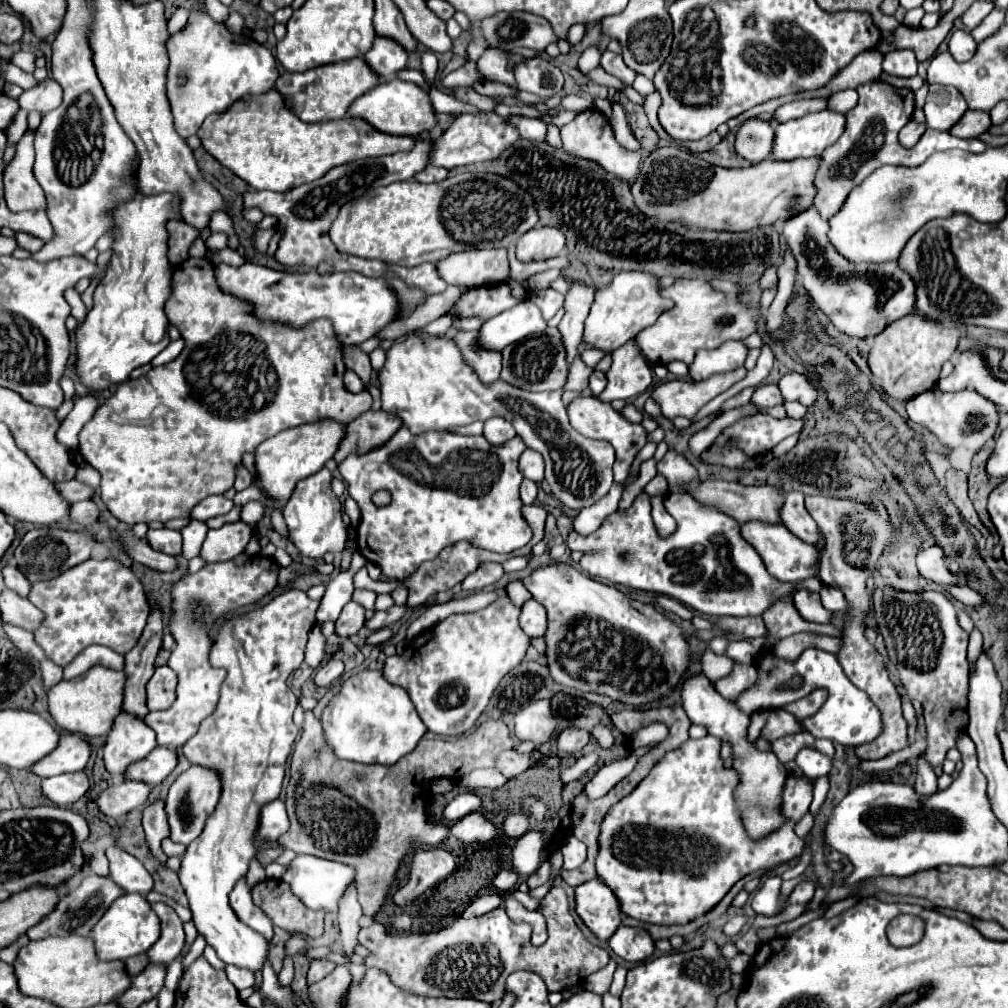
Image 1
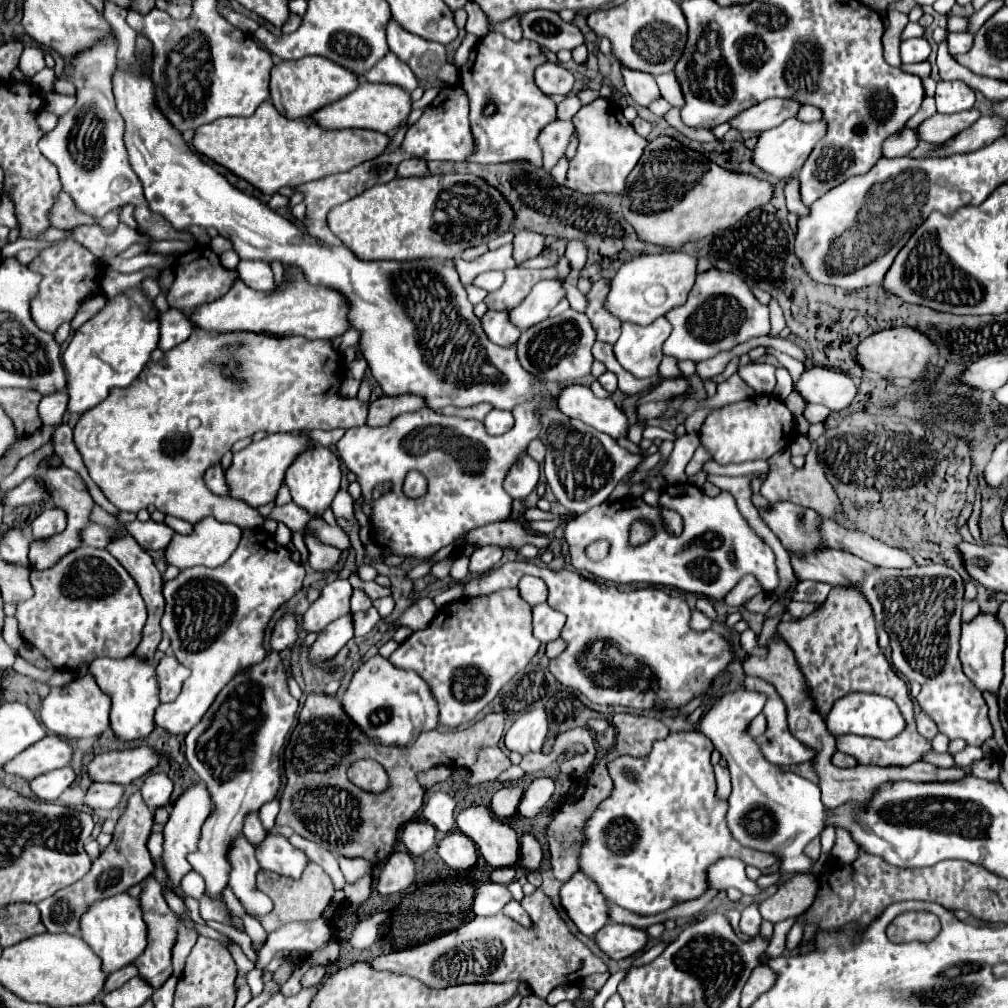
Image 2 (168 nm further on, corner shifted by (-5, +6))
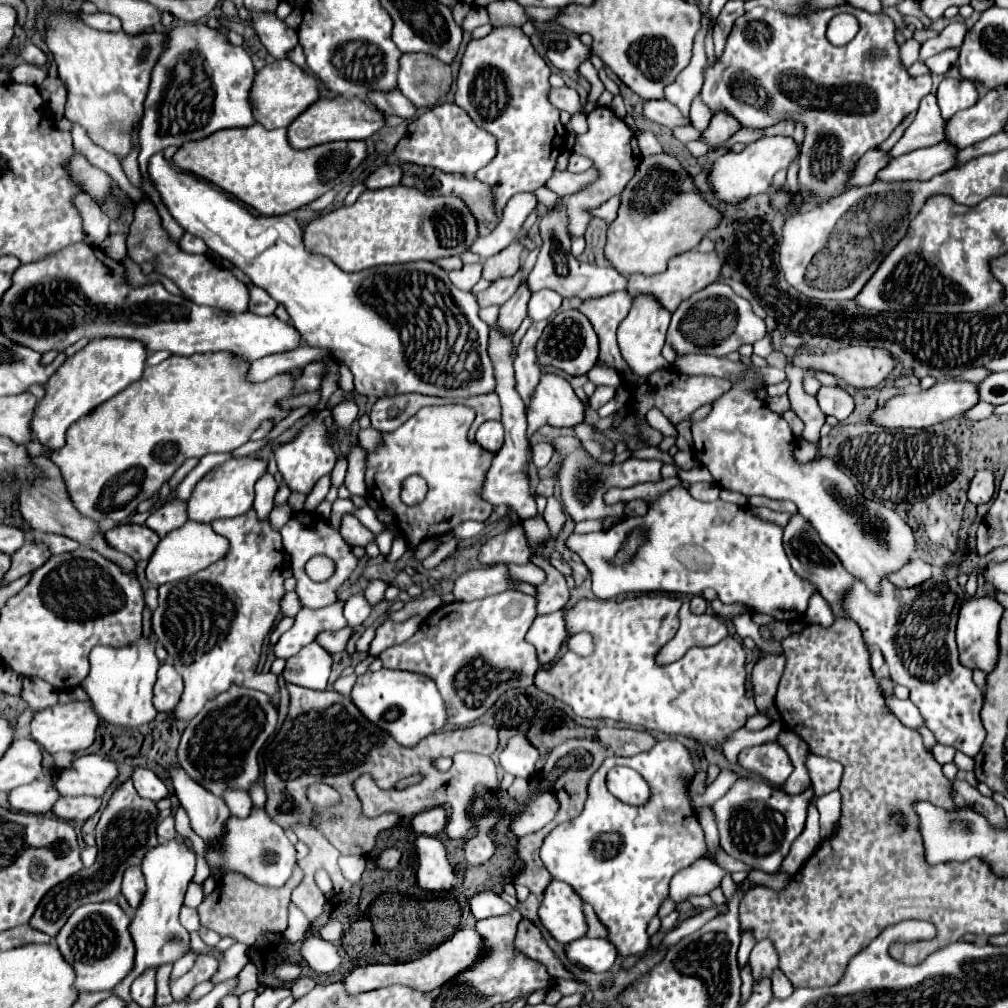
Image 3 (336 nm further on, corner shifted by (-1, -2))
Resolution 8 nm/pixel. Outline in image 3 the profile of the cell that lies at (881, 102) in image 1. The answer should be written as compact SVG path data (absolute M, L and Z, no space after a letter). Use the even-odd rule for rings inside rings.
M852 4L810 10L798 16L758 6L734 22L722 56L714 58L714 64L708 64L704 68L704 84L700 90L700 98L712 114L726 112L748 128L766 128L778 124L784 118L794 118L806 124L806 136L798 158L798 182L804 196L804 206L808 210L834 196L840 196L840 192L846 190L848 180L854 174L856 162L870 148L880 146L910 112L916 112L920 100L932 88L930 74L910 78L904 70L898 58L894 30L894 22L884 12L870 14L866 10L854 8ZM842 12L856 16L860 32L846 46L834 46L826 38L826 28L828 22Z

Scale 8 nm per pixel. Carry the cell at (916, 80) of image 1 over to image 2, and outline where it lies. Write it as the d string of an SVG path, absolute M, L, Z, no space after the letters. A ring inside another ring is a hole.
M926 60L926 62L918 62L918 64L910 64L910 66L902 66L902 70L904 72L908 72L908 74L914 74L914 76L920 76L920 78L926 78L926 76L930 76L930 62Z

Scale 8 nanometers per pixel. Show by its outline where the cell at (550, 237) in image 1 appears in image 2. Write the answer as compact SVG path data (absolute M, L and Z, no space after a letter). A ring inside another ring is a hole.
M522 230L514 236L514 254L512 258L520 264L524 260L530 260L534 256L538 256L544 250L544 236L538 232L528 232Z

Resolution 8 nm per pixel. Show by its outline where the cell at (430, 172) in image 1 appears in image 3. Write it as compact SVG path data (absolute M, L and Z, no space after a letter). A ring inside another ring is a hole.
M388 164L378 166L366 180L368 188L388 188L388 186L398 186L398 184L402 184L402 168L388 166Z

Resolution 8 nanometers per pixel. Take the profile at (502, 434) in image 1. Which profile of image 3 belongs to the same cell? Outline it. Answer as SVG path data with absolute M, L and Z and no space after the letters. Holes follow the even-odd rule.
M492 420L484 422L476 432L476 442L482 448L490 450L490 452L498 452L504 444L504 426L502 426L502 422L492 422Z

